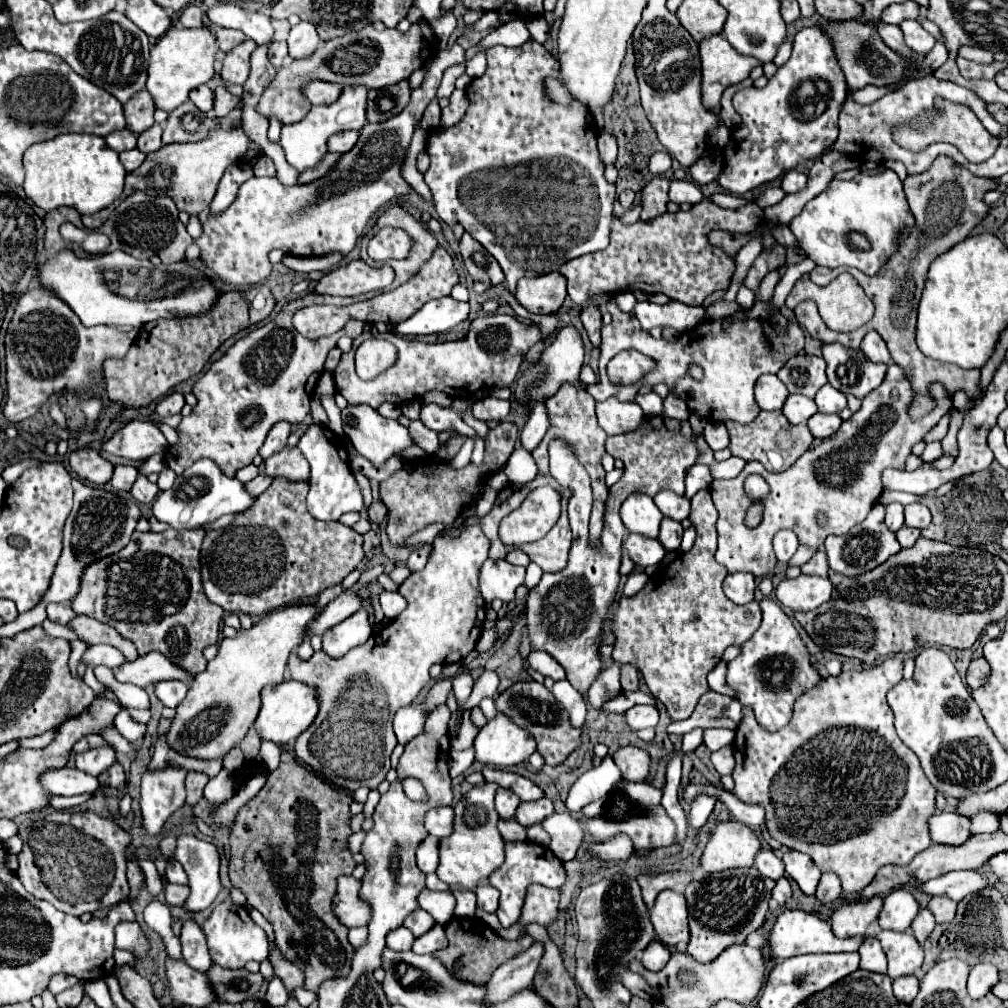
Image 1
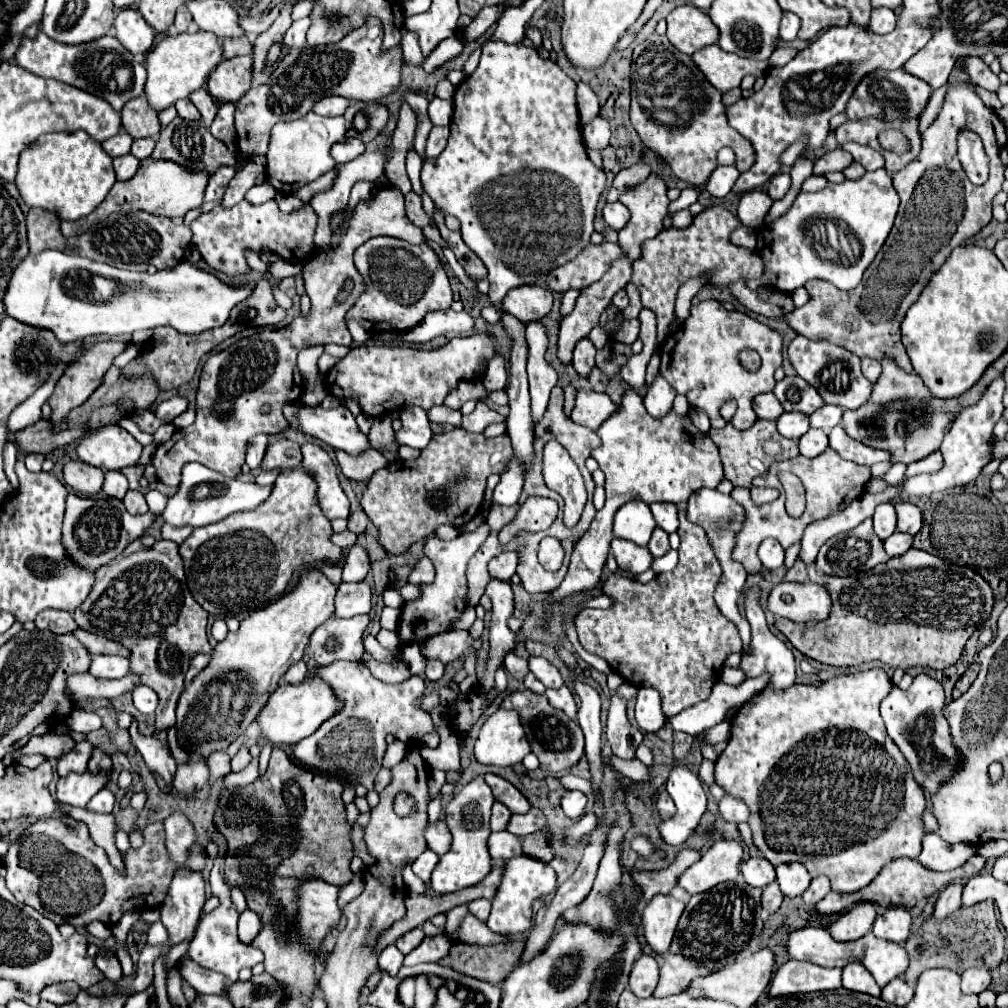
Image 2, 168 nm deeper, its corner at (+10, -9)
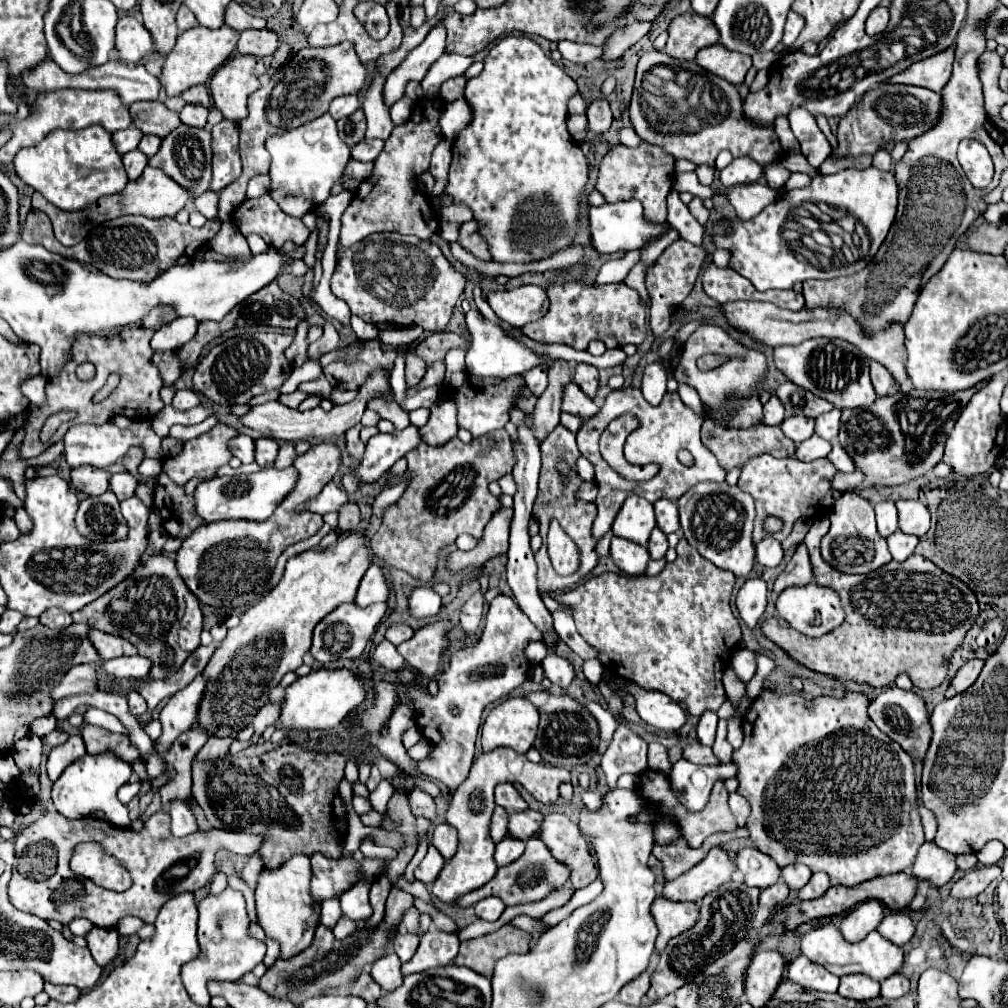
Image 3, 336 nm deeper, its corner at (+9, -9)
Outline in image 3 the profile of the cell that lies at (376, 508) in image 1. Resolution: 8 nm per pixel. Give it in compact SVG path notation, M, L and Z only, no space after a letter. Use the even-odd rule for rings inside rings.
M345 503L345 507L341 507L339 511L339 527L343 533L347 531L353 531L359 527L359 521L361 521L361 515L359 515L359 507L355 503Z

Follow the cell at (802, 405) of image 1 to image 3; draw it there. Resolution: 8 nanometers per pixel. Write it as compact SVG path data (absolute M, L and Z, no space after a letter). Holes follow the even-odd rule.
M803 415L787 417L787 419L781 423L783 433L785 433L791 441L795 441L797 445L813 435L813 427L815 427L815 421L813 421L813 419L805 419Z

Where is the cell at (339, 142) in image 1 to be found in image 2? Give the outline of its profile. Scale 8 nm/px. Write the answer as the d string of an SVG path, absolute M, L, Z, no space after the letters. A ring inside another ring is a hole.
M342 139L340 143L334 143L332 145L332 159L336 163L346 163L346 161L352 161L356 159L358 155L362 155L366 149L366 145L360 141L360 139Z

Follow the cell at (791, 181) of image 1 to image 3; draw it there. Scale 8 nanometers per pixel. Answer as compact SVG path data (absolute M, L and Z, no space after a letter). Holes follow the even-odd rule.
M775 162L763 167L763 177L767 179L767 185L771 189L781 189L785 185L785 181L789 179L789 171L783 167L783 163Z

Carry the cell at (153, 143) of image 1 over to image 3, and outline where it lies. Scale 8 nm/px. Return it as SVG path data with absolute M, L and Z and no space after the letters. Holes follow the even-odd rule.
M143 135L141 143L139 143L139 149L147 155L147 157L153 157L157 151L159 151L159 145L161 145L161 139L155 137L155 135Z

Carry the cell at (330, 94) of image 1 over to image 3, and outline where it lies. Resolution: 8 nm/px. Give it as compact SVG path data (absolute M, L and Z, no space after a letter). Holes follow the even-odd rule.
M343 95L343 97L333 99L329 113L333 115L333 119L343 119L343 117L353 115L353 111L357 111L359 107L361 107L361 101L357 95Z

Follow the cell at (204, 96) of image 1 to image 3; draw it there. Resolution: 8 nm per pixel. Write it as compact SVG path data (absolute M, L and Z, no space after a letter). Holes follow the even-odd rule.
M185 105L181 111L181 123L191 127L205 127L207 125L209 109L201 105Z

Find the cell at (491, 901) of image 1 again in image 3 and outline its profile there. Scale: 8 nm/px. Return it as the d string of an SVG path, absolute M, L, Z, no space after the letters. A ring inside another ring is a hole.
M487 897L475 905L475 915L479 919L485 919L485 921L497 921L501 917L501 913L505 911L505 907L507 905L501 899Z

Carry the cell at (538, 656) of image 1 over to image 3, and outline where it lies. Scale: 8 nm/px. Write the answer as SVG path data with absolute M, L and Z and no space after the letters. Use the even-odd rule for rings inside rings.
M549 653L543 661L541 661L541 667L545 671L545 677L549 677L549 681L559 687L559 689L565 689L571 685L573 677L575 677L575 671L573 671L573 665L565 659L565 657L559 657L555 653Z

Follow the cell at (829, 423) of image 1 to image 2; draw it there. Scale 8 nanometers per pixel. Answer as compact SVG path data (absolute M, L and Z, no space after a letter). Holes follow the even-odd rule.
M808 429L808 431L798 439L798 445L800 445L800 455L812 459L812 457L820 455L820 453L828 447L828 435L826 435L824 431Z

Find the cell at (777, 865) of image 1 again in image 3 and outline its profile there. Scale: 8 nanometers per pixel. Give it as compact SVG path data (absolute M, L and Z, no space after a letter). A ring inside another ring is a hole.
M755 847L739 849L735 865L745 875L745 883L749 887L765 889L777 883L781 877L781 867L769 855L757 851Z

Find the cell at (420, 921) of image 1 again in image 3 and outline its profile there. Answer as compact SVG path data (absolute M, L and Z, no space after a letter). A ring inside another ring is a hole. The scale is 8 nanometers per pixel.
M399 933L393 939L393 951L401 959L401 963L407 963L415 955L417 945L419 945L419 935L415 933Z

